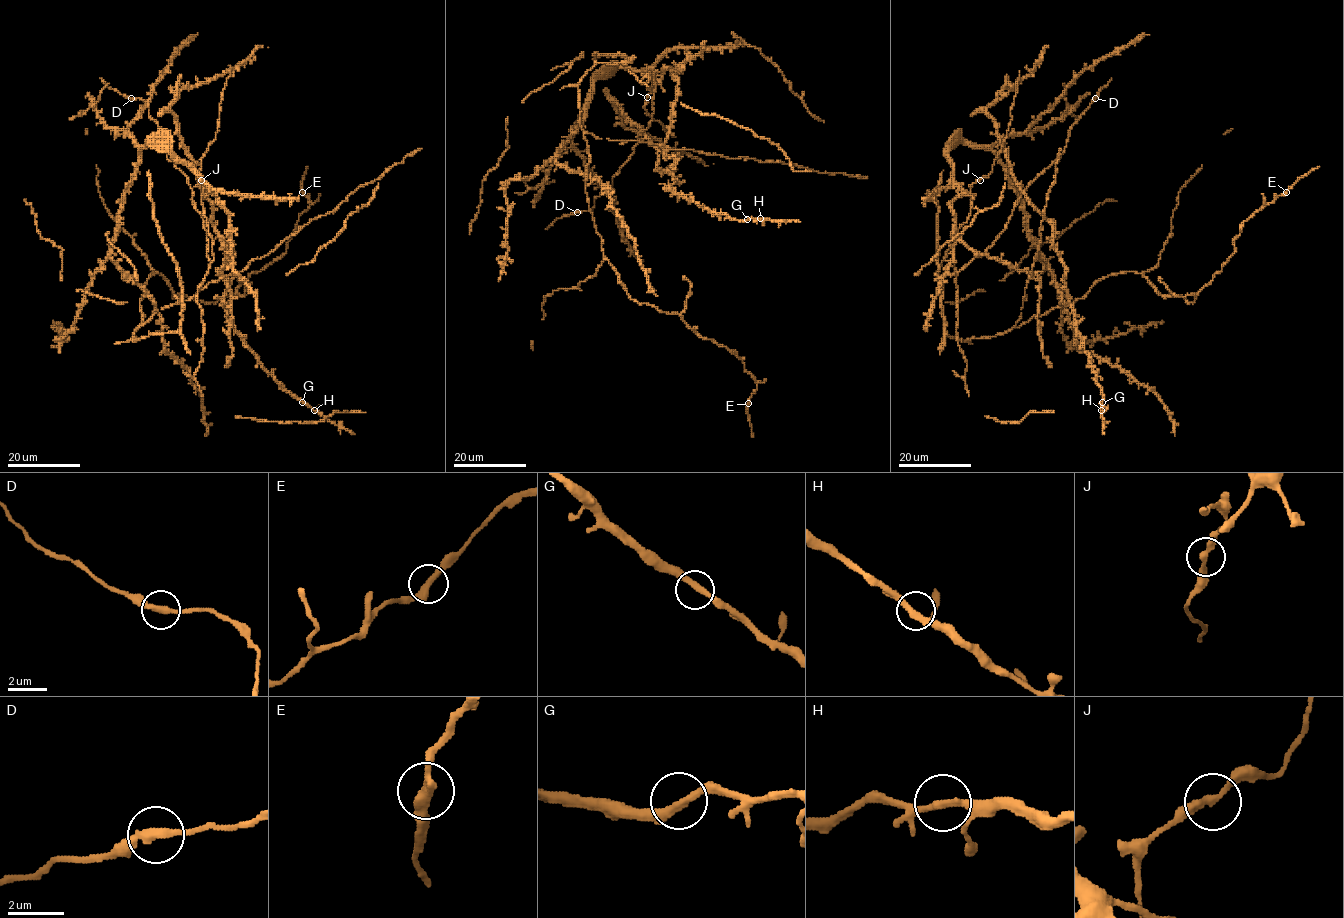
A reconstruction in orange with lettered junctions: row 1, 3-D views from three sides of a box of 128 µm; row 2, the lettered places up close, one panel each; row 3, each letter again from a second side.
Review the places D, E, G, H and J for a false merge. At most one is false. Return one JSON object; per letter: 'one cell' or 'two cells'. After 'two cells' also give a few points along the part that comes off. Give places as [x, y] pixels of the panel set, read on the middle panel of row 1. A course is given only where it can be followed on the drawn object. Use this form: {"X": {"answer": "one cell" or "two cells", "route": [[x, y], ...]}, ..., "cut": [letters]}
{"D": {"answer": "one cell"}, "E": {"answer": "one cell"}, "G": {"answer": "one cell"}, "H": {"answer": "one cell"}, "J": {"answer": "one cell"}, "cut": []}

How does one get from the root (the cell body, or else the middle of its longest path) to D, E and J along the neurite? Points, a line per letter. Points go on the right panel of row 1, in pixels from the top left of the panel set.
D: (961, 142), (948, 152), (953, 181), (974, 194), (955, 235), (956, 272), (993, 244), (1095, 98)
E: (961, 142), (996, 155), (1068, 302), (1122, 272), (1192, 302), (1236, 251), (1243, 223), (1286, 192)
J: (961, 142), (948, 152), (953, 181), (974, 194), (971, 186), (980, 180)

